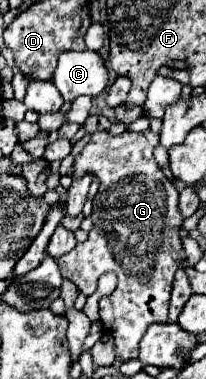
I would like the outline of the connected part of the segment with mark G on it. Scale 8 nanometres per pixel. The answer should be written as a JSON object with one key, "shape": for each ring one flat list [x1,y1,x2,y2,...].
{"shape":[[125,130,117,136,109,132,91,134,89,144,75,158,73,178,79,178,81,174,91,172,101,182,99,192,93,198,91,218,95,224,89,232,89,238,83,244,77,244,71,252,63,254,57,260,61,266,63,278,71,280,79,288,79,292,85,296,91,296,97,290,97,280,101,274,105,272,117,274,119,286,111,296,99,300,99,314,101,314,103,328,115,340,115,358,121,362,127,362,139,356,139,342,147,332,147,326,167,324,167,308,169,308,173,278,177,268,187,260,187,254,179,238,179,228,183,224,183,216,179,214,179,192,157,166,153,158,155,144,159,144,159,134,151,130,145,130,145,132]]}

